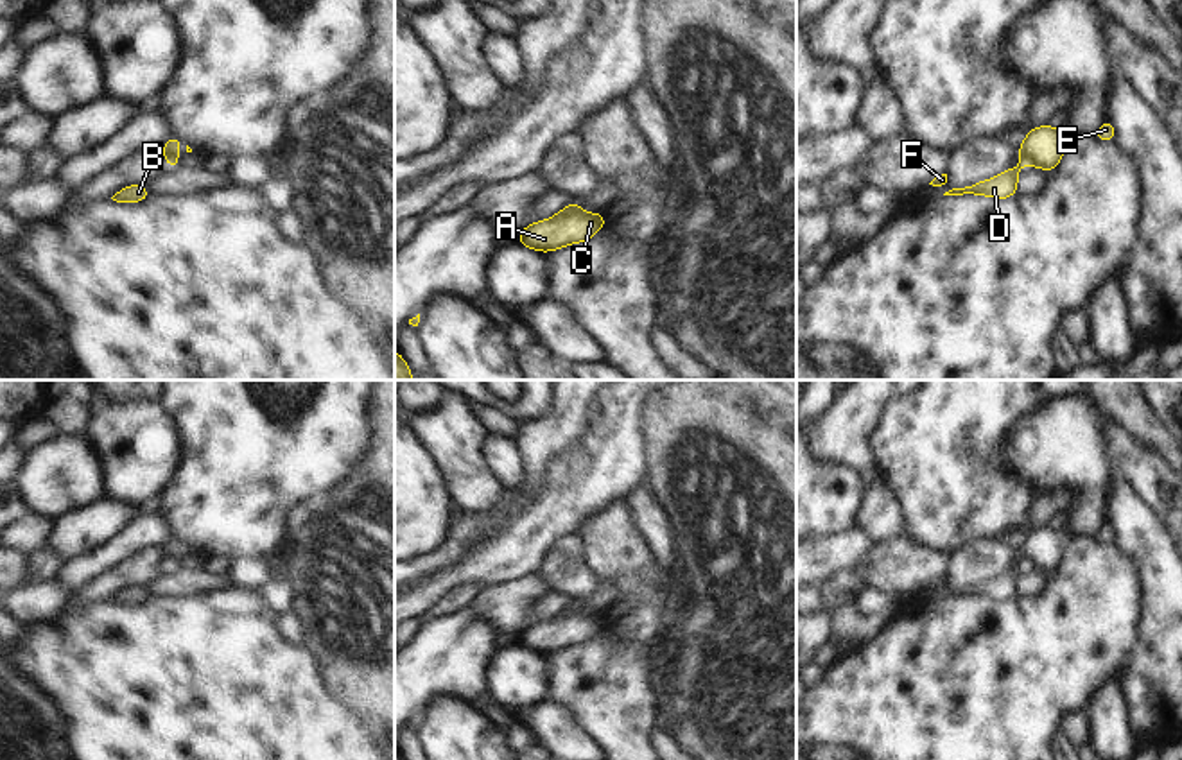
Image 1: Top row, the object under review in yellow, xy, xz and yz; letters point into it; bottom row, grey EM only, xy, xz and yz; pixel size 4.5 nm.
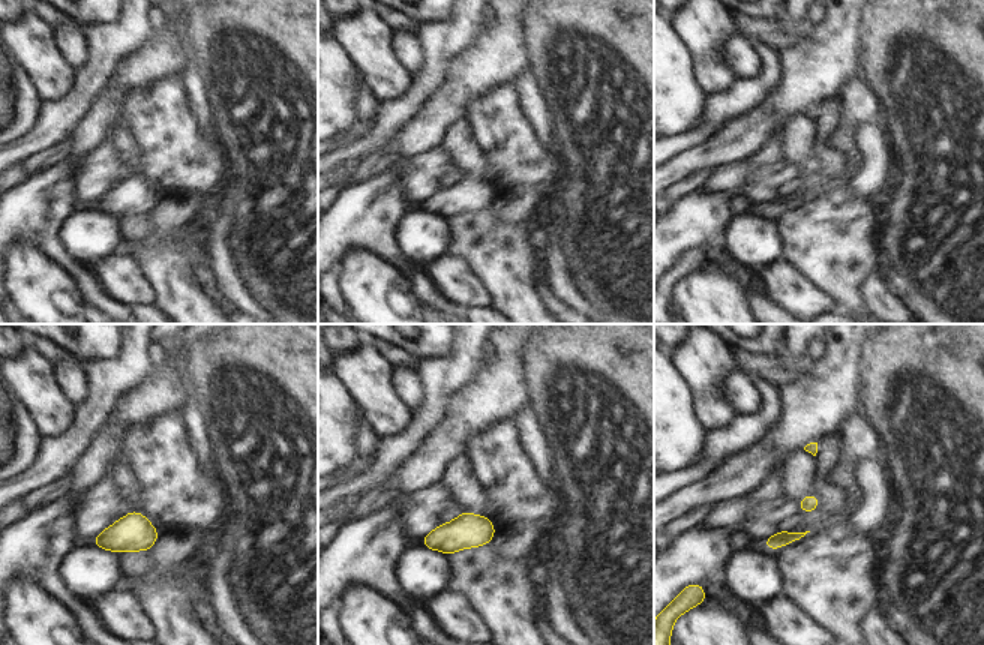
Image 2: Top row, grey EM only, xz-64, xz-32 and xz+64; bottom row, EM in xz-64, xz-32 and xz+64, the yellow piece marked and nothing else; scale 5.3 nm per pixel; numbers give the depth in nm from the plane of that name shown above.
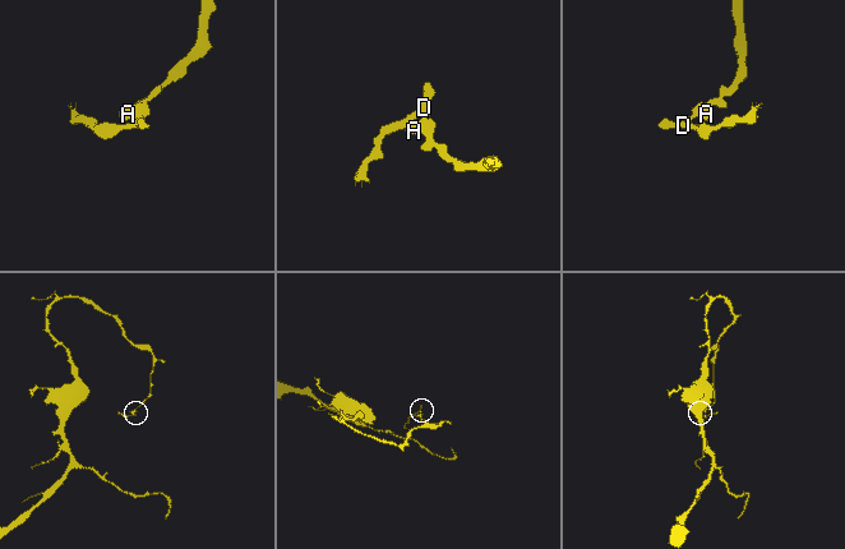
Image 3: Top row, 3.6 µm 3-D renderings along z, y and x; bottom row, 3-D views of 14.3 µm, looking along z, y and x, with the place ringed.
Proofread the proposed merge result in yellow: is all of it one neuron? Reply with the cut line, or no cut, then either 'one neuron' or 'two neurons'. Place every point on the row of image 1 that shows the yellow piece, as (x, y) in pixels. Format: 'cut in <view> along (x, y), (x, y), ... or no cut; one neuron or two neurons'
cut in yz along (1021, 153), (1032, 162); two neurons

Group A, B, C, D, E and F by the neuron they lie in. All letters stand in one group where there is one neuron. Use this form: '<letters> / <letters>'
A C E / B D F

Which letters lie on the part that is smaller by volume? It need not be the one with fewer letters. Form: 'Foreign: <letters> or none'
Foreign: B, D, F.

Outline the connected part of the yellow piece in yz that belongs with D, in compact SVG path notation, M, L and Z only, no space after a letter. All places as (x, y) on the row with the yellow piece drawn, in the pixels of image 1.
M1021 154L1019 161L1021 161L1019 165L1013 165L1006 172L1003 172L988 181L979 181L979 183L969 185L965 188L952 188L952 190L945 192L943 195L970 194L970 195L990 195L994 199L1013 197L1013 195L1017 195L1017 177L1019 177L1021 168L1031 165L1030 158L1022 156L1022 154Z

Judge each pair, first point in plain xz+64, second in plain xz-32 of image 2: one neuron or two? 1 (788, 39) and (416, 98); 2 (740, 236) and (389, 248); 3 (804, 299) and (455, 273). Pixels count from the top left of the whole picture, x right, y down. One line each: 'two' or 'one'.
1: two
2: two
3: one

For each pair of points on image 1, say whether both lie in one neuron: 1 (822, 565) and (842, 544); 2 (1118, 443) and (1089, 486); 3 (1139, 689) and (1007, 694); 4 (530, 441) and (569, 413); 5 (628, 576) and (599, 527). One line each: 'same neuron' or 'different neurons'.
1: same neuron
2: different neurons
3: different neurons
4: same neuron
5: same neuron

